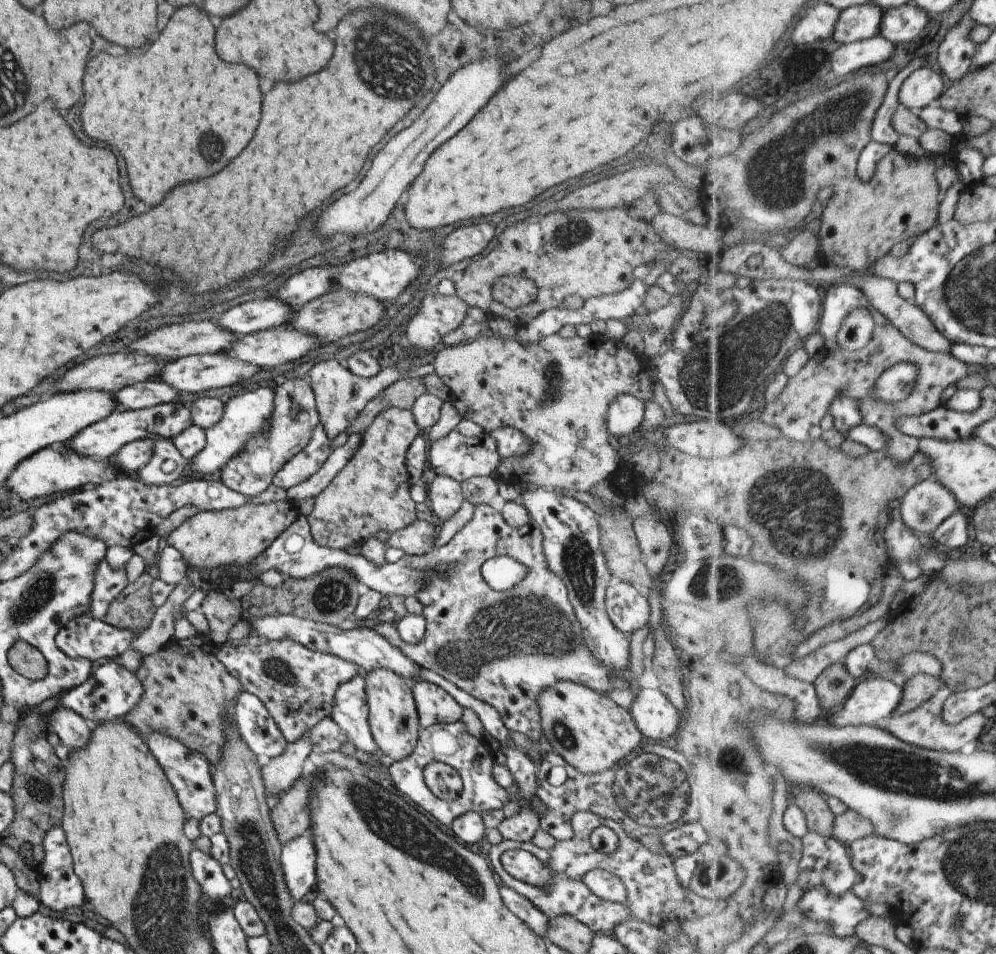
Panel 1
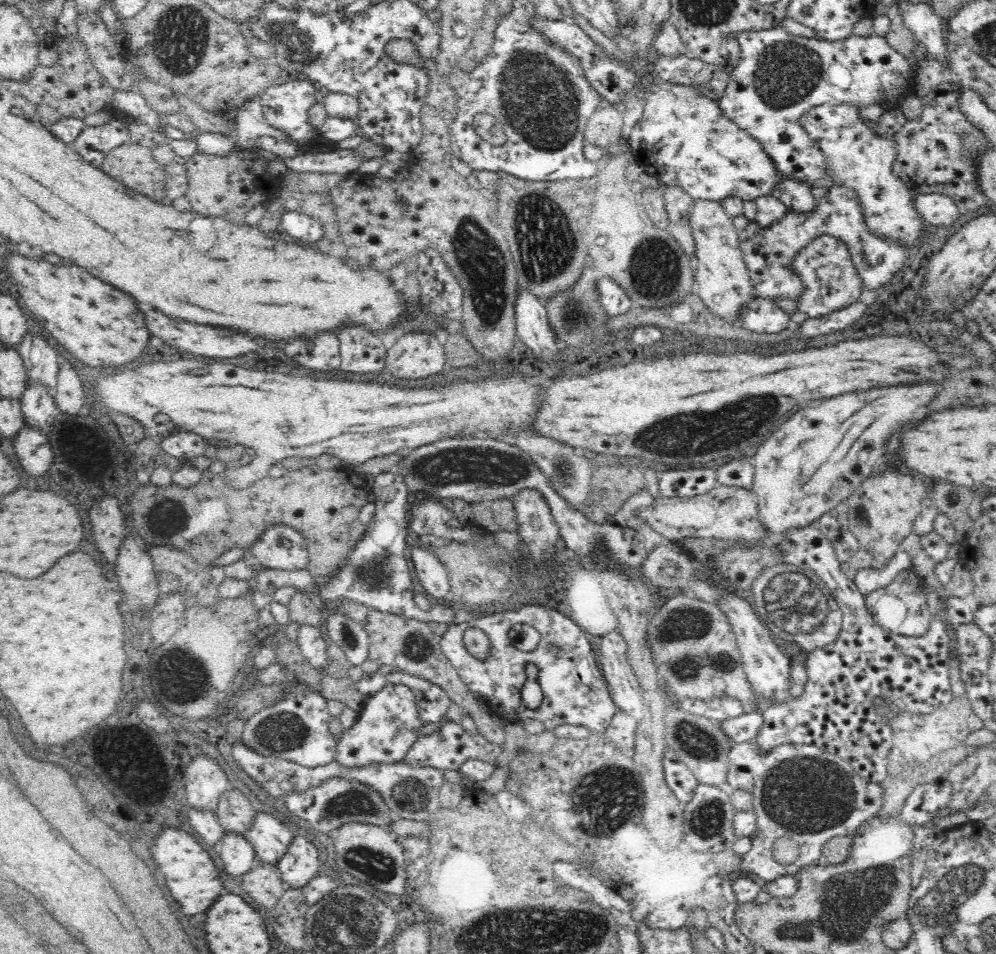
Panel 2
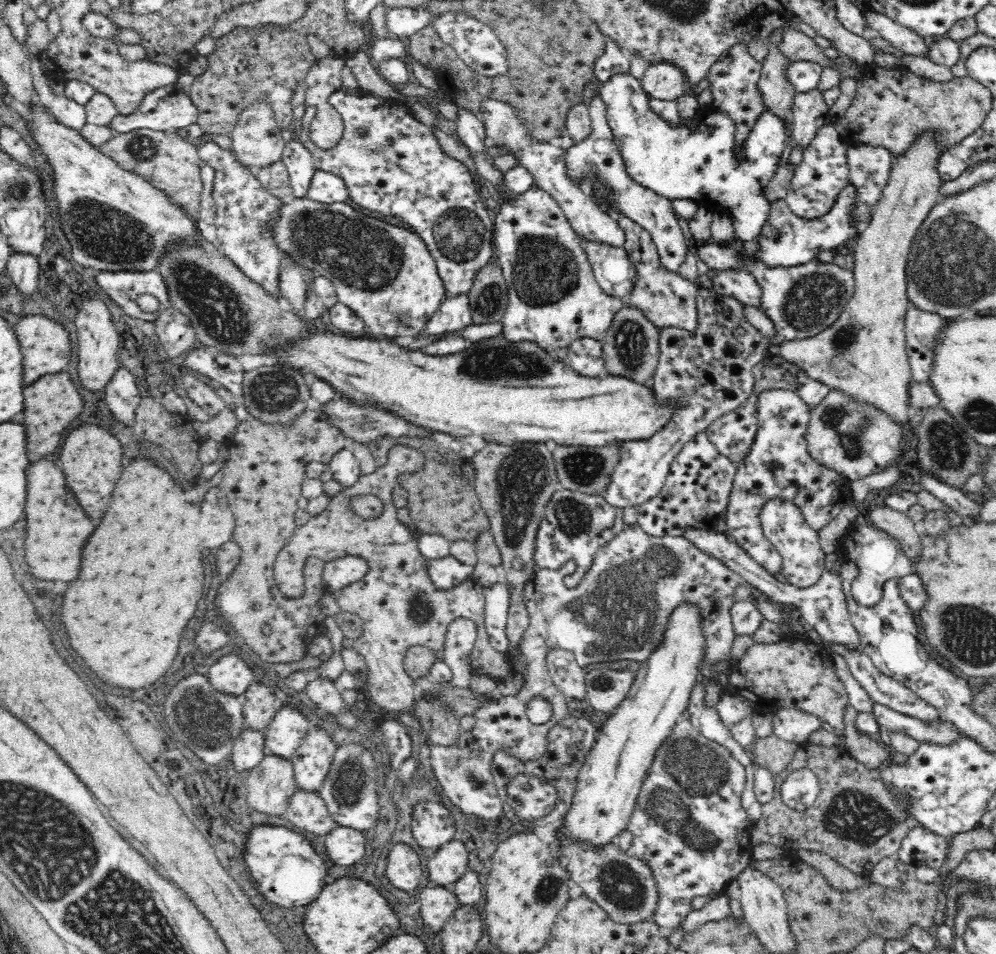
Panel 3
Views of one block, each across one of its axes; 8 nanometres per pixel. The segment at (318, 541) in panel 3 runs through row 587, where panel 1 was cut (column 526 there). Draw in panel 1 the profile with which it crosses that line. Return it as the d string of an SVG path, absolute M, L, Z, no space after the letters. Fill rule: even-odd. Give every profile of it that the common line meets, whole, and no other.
M506 276L498 278L491 286L496 302L508 308L518 308L533 303L538 296L538 287L533 280L523 276ZM554 333L532 344L509 337L502 339L480 335L467 343L452 345L435 353L433 364L435 373L450 388L449 401L462 419L475 422L488 435L502 426L512 426L532 440L532 450L528 454L500 460L491 474L498 484L503 480L514 480L516 484L522 482L530 487L589 492L592 486L612 479L624 463L607 429L606 412L610 402L624 393L634 395L645 403L654 401L651 395L655 369L651 363L628 350L623 342L606 335L591 334L586 338L577 335L566 339Z

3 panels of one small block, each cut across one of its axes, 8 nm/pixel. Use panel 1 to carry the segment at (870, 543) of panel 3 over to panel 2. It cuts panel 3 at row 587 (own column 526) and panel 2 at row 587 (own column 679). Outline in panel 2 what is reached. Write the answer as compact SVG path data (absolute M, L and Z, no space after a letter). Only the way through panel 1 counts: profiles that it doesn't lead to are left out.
M912 567L901 570L895 575L893 581L883 588L878 588L874 592L866 594L865 603L873 619L884 629L904 636L920 636L926 634L933 615L928 608L926 596L922 594L922 584L924 580L920 578Z

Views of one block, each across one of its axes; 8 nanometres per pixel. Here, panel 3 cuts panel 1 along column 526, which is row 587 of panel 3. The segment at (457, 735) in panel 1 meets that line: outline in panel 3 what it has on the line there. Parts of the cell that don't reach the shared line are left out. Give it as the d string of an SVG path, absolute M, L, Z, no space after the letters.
M772 498L761 508L758 518L764 537L774 545L782 557L783 580L800 588L816 584L825 570L825 553L820 547L817 531L810 528L799 508L786 499Z

